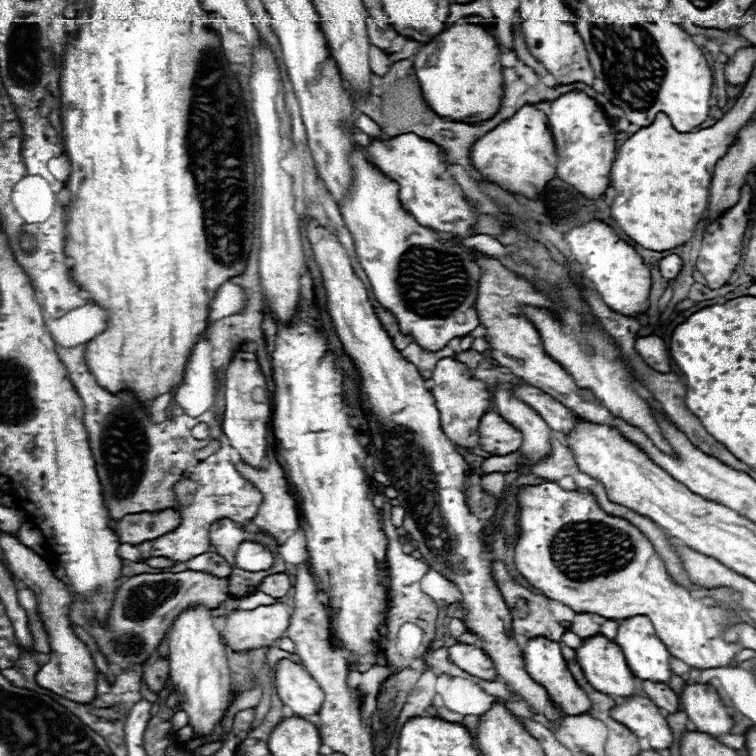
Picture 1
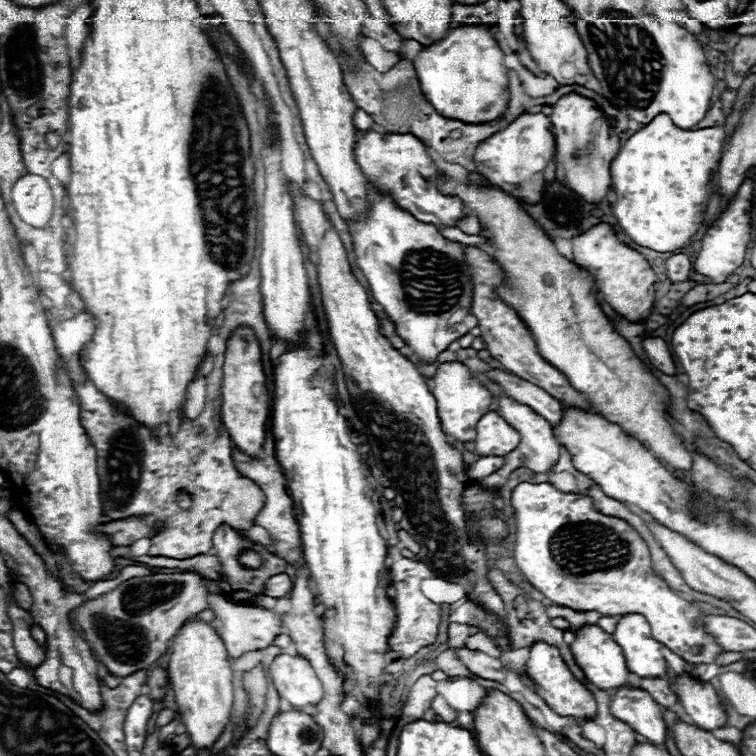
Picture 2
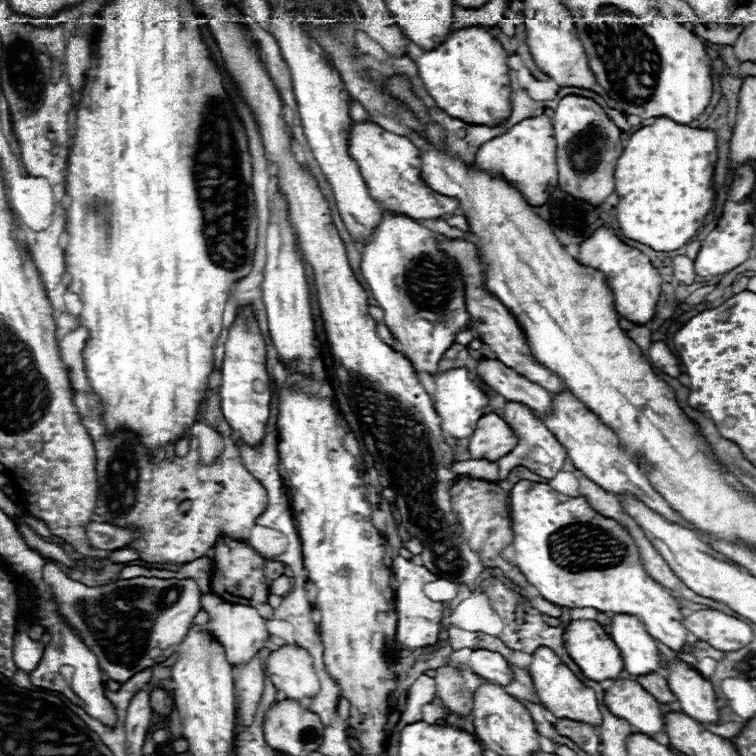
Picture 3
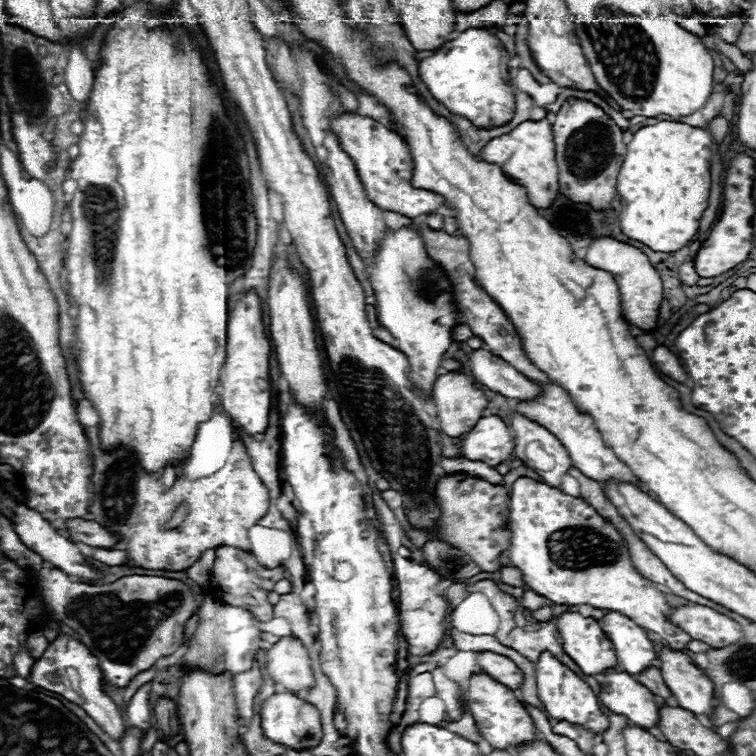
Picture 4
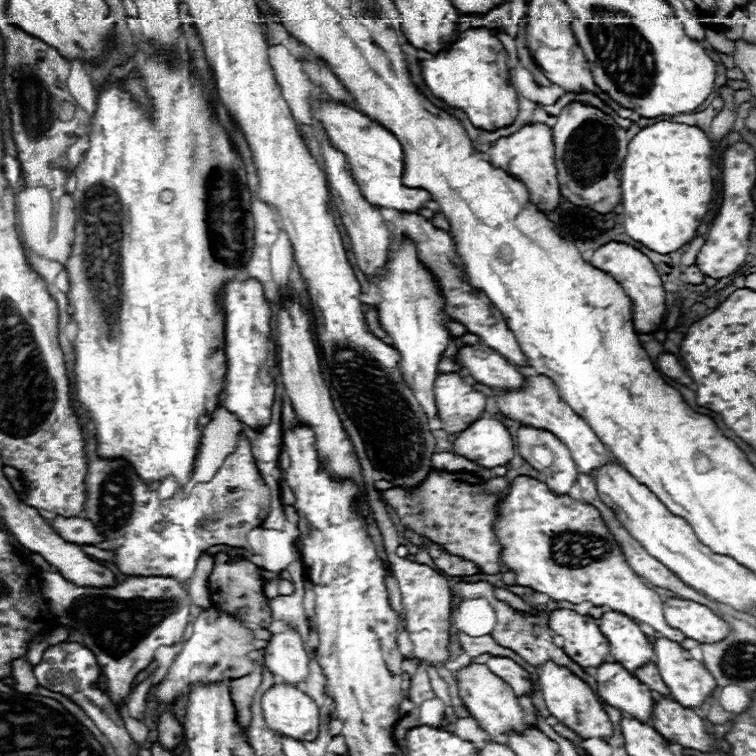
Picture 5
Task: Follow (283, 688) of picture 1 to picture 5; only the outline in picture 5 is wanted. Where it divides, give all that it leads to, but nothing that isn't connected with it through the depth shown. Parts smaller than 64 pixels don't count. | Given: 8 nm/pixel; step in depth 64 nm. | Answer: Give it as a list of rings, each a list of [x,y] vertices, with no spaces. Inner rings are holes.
[[[292,628],[284,634],[274,634],[264,648],[264,664],[268,670],[290,686],[298,686],[306,680],[308,662],[310,658],[302,646],[300,634]]]

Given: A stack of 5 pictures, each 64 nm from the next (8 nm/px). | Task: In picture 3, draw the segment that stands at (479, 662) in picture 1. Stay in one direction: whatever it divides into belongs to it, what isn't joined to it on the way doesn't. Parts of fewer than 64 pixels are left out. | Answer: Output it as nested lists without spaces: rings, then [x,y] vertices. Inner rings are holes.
[[[472,650],[472,654],[470,654],[470,666],[472,666],[472,670],[480,678],[484,678],[484,680],[488,680],[492,684],[506,686],[514,678],[514,672],[508,668],[506,660],[498,652]]]

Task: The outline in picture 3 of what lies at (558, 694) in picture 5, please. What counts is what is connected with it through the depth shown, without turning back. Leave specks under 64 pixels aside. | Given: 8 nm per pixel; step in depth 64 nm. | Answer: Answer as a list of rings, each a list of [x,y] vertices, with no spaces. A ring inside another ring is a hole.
[[[538,646],[536,652],[532,654],[532,662],[528,666],[532,684],[536,688],[538,698],[544,702],[544,706],[556,716],[556,718],[570,718],[576,722],[586,722],[592,726],[600,726],[602,724],[602,714],[598,710],[598,700],[592,688],[584,686],[574,674],[572,670],[556,656],[554,650],[550,650],[548,646]]]

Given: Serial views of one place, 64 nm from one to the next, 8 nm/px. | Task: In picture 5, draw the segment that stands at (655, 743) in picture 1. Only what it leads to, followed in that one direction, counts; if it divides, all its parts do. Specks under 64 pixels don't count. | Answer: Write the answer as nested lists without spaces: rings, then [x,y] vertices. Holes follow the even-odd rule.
[[[606,662],[596,670],[598,696],[612,708],[648,724],[652,720],[654,698],[652,690],[644,688],[630,672],[624,672],[620,664]]]

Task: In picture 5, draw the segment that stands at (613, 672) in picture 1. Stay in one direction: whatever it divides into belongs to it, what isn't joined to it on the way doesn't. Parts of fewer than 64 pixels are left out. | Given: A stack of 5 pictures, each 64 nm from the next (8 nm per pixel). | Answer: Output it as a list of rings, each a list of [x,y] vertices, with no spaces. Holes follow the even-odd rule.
[[[554,610],[548,618],[554,634],[564,638],[564,652],[584,670],[608,662],[610,644],[592,616],[580,616],[574,610]]]

